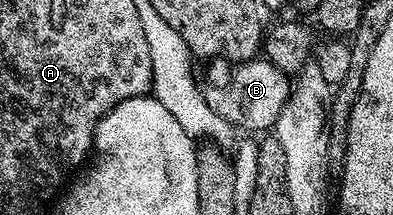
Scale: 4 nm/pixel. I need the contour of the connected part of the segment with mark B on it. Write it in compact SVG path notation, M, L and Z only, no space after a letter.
M253 60L239 63L233 69L230 81L221 86L224 86L221 90L207 91L206 97L210 108L222 116L229 127L271 131L288 100L290 78L267 60Z

